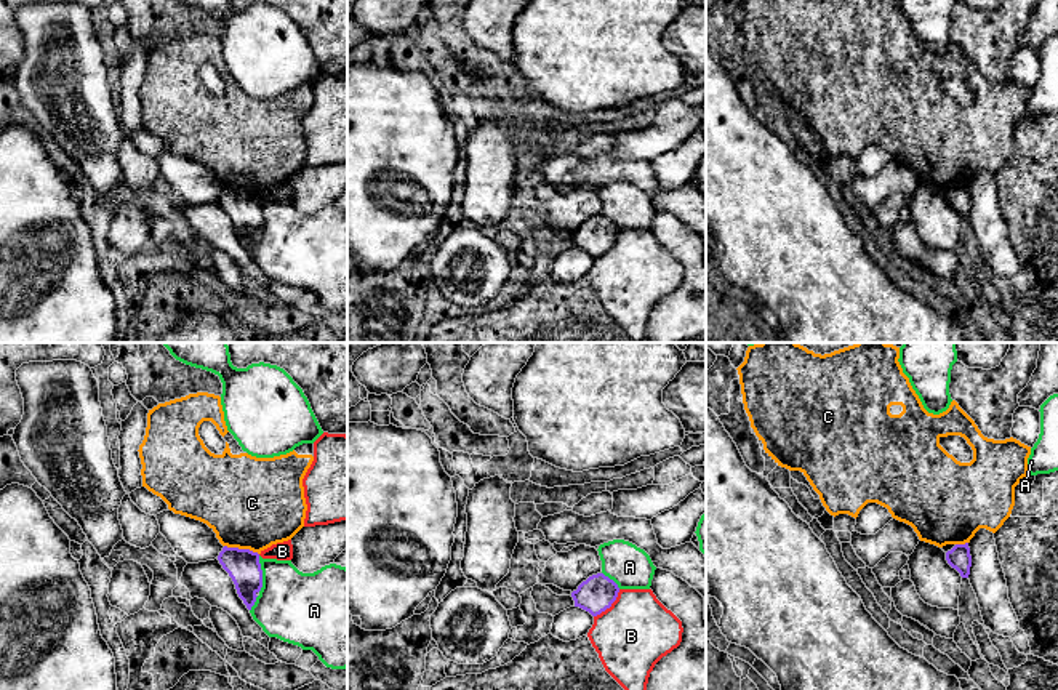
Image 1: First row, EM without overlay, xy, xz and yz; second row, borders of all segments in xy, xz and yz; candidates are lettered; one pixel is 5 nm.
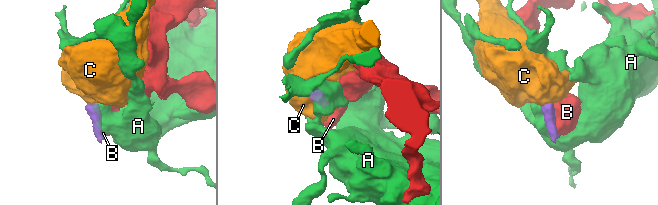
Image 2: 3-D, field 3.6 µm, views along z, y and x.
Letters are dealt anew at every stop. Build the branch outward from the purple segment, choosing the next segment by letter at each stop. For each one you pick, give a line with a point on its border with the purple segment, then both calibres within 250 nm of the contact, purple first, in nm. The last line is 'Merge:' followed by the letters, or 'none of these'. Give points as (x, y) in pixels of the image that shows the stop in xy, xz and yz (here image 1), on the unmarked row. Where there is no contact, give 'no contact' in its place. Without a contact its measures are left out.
Merge: none of these

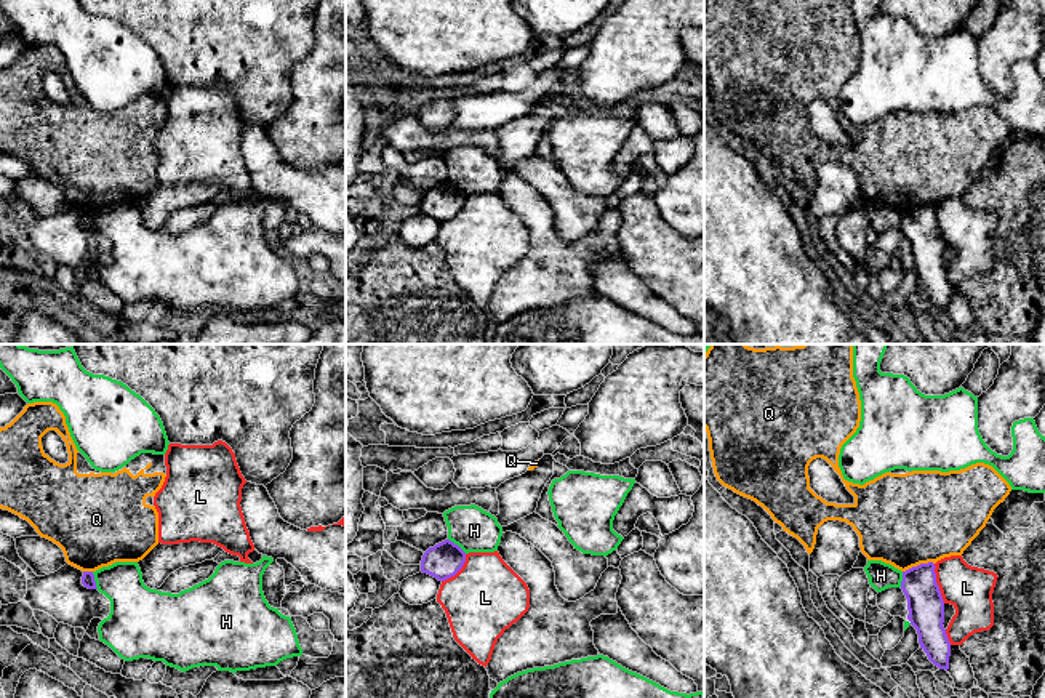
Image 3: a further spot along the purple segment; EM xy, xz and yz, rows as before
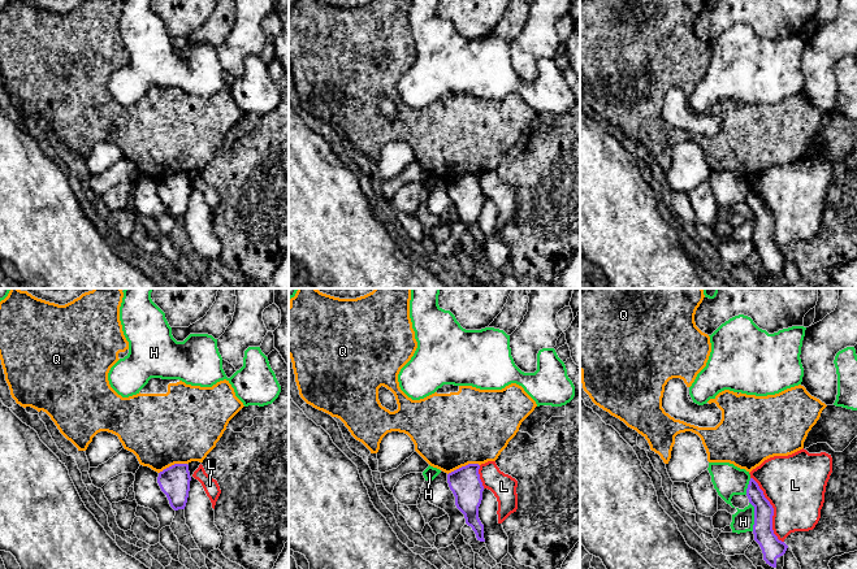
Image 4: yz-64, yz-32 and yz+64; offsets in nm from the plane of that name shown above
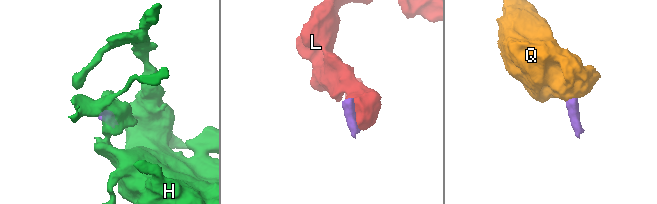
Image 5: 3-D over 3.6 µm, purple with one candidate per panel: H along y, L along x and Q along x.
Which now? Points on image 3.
Merge: none of these

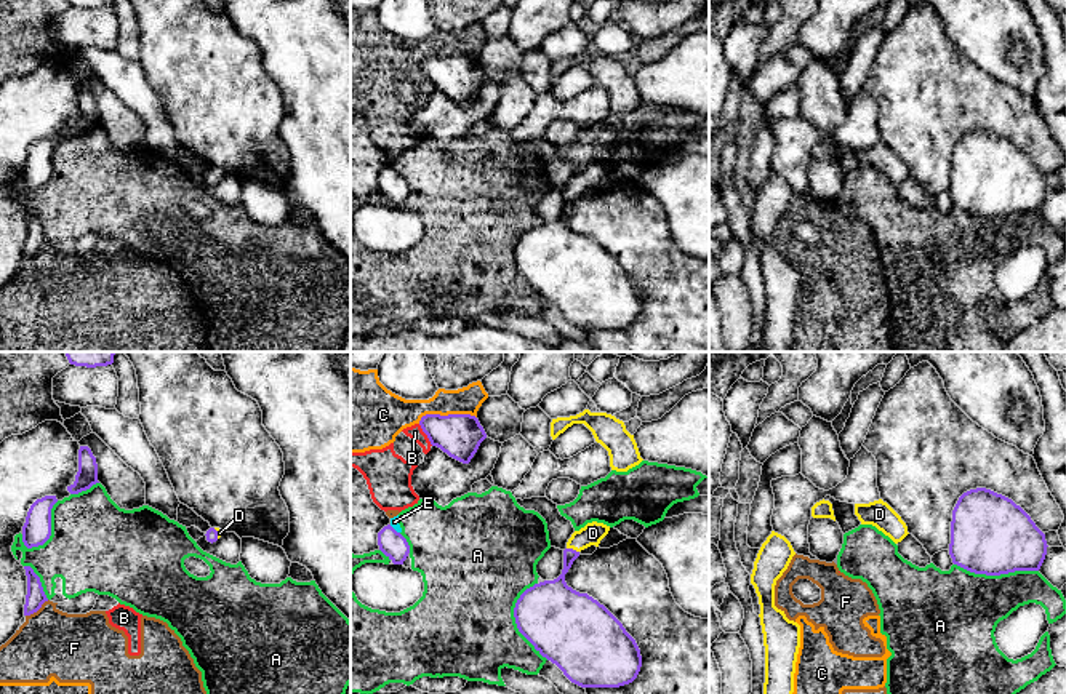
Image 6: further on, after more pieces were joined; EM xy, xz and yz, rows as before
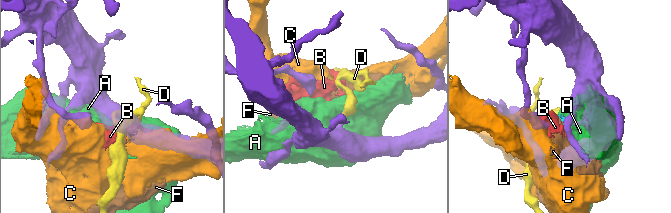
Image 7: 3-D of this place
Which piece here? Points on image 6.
D: contact xz (572, 191); calibres 160 and 110 nm
Merge: D

